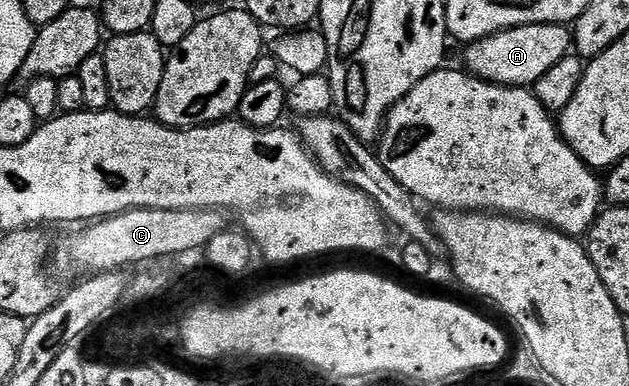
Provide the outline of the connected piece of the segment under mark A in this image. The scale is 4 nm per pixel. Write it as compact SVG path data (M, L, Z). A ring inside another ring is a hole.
M527 24L519 28L504 30L481 38L477 42L470 42L464 47L464 69L474 78L481 78L485 82L493 82L497 86L532 87L543 72L548 72L554 64L559 64L563 56L571 53L571 30L562 24Z

